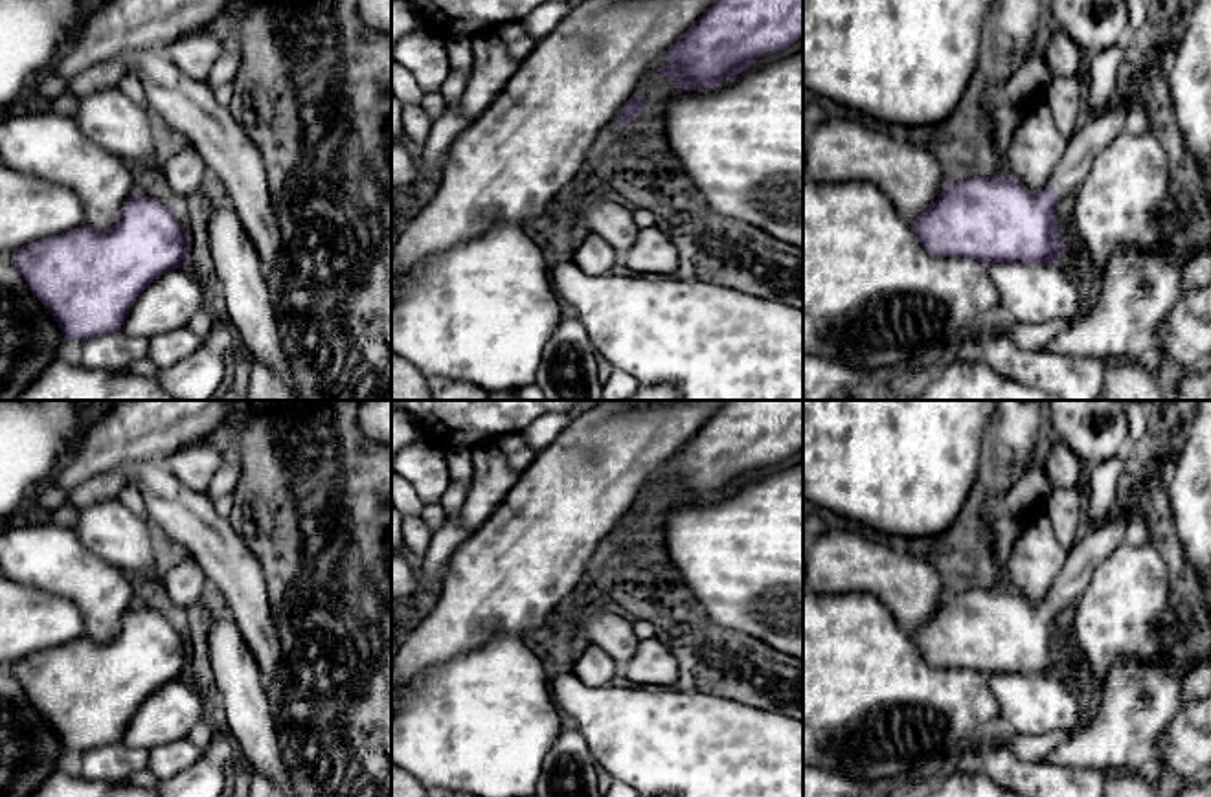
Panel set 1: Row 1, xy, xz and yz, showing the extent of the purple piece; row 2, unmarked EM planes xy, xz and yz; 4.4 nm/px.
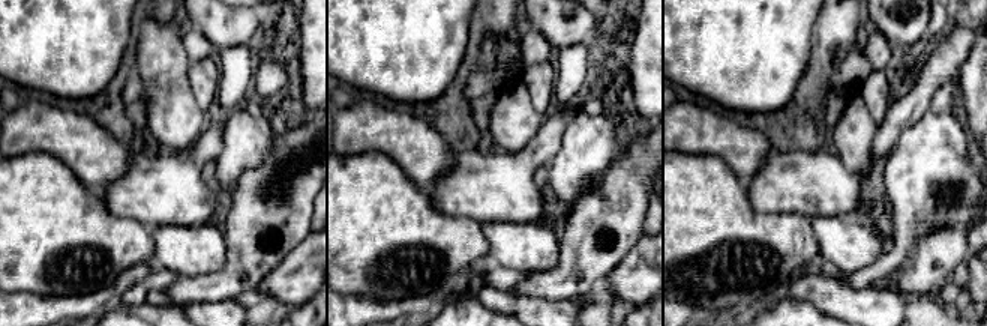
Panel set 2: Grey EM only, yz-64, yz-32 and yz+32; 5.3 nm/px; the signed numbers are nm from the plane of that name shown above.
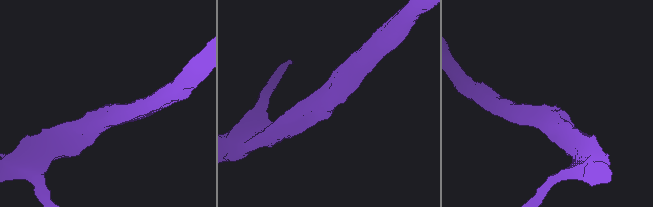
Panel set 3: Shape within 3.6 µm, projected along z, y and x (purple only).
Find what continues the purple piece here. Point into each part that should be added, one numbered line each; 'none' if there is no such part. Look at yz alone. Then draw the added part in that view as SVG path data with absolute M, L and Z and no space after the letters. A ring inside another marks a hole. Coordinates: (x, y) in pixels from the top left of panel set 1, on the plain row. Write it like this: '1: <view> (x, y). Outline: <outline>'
1: yz (1099, 542). Outline: M1150 459L1147 476L1137 485L1134 503L1125 507L1119 514L1110 514L1104 522L1090 529L1068 553L1064 567L1047 593L1047 597L1057 599L1058 612L1077 604L1092 580L1093 567L1125 544L1125 533L1128 523L1134 520L1134 512L1143 509L1147 501L1143 492L1143 483L1147 479L1154 485L1165 487L1169 476Z

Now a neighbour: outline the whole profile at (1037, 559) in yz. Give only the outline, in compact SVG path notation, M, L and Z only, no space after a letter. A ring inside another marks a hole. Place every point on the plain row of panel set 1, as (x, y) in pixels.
M1044 507L1020 518L1022 531L1005 566L1007 586L1031 604L1040 604L1058 578L1068 551L1057 542Z

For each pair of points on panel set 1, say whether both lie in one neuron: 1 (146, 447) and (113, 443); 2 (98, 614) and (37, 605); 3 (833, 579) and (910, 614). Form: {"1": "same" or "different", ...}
{"1": "same", "2": "different", "3": "same"}

